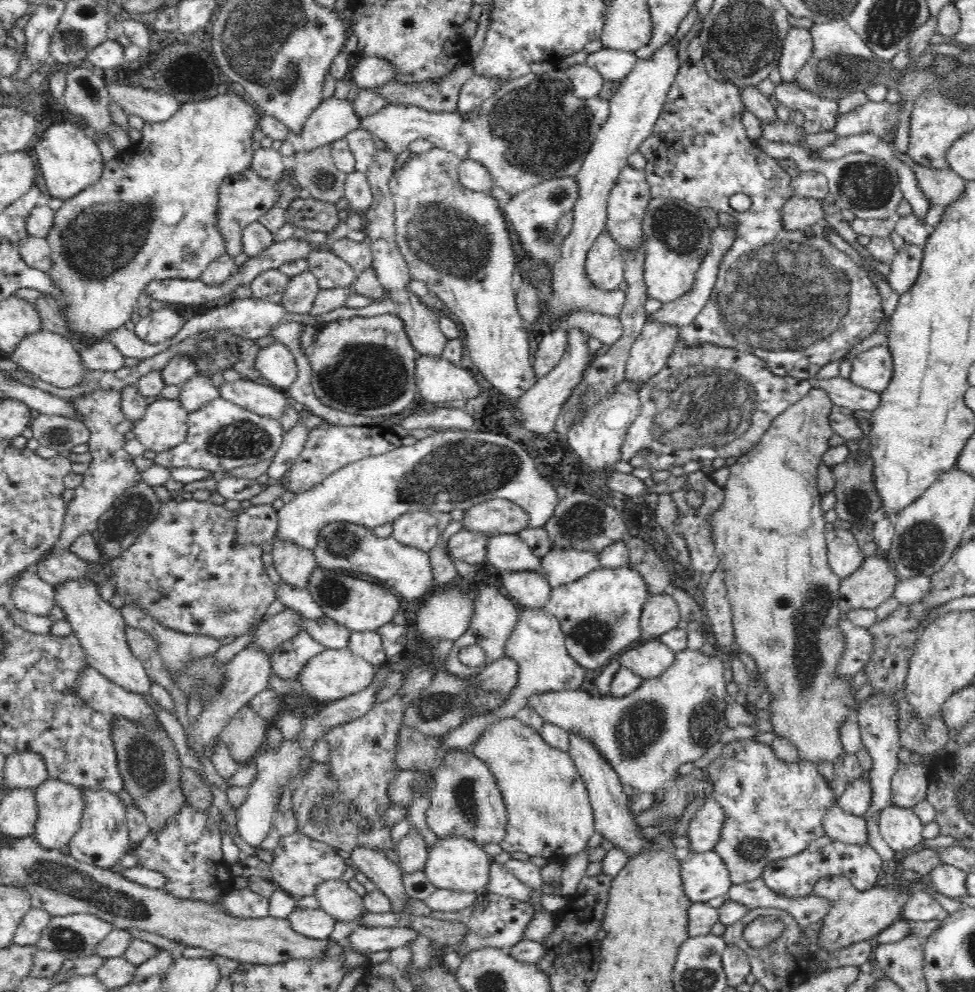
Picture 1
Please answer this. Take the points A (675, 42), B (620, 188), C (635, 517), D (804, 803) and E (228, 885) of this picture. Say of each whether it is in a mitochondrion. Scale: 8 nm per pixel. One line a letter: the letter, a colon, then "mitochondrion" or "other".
A: other
B: other
C: other
D: other
E: other

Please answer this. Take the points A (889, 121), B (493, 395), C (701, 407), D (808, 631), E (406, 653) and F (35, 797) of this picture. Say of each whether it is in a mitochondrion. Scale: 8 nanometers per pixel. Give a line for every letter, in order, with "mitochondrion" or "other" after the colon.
A: mitochondrion
B: other
C: mitochondrion
D: mitochondrion
E: other
F: other

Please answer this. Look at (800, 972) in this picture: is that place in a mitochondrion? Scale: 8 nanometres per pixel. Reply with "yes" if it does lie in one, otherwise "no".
no

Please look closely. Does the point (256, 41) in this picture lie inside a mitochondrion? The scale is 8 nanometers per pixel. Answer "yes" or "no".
yes

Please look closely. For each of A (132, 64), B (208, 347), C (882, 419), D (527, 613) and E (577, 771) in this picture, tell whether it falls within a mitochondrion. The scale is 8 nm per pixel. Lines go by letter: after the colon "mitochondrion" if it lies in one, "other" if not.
A: other
B: mitochondrion
C: other
D: other
E: other

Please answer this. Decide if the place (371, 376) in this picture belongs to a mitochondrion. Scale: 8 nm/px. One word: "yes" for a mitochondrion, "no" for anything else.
yes

